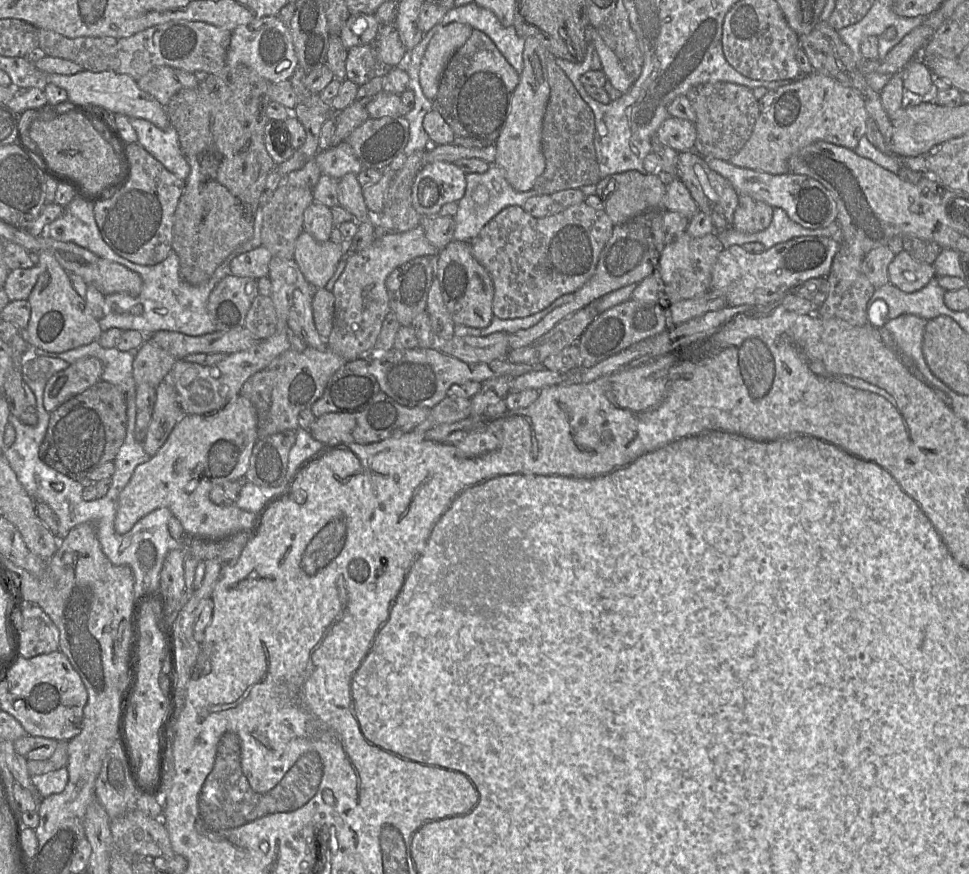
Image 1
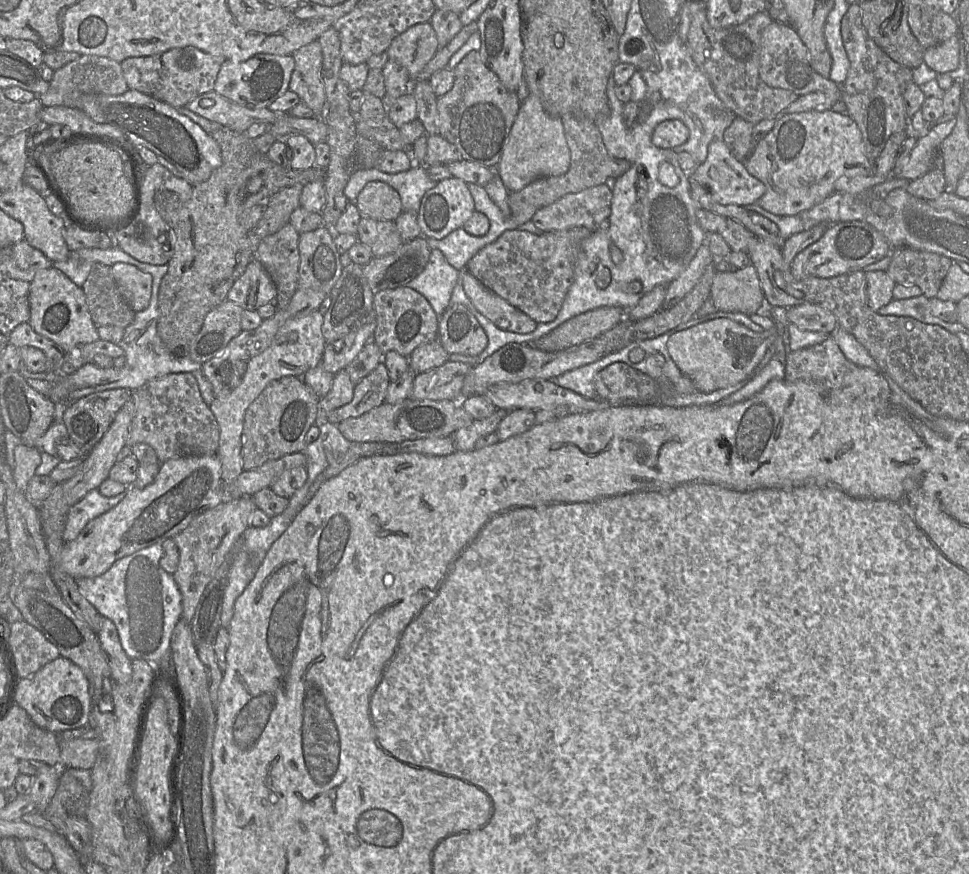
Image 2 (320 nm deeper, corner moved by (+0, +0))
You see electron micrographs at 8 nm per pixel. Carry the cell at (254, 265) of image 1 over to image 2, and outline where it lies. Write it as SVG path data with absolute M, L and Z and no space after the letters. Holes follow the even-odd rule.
M254 258L230 288L227 299L244 310L257 310L269 302L274 302L277 295L278 289L272 278L261 262Z

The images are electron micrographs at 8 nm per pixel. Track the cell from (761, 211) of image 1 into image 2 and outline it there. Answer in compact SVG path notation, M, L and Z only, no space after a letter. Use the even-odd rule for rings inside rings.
M833 110L786 114L776 120L771 131L759 141L744 161L747 171L766 186L765 194L756 203L778 216L793 216L809 210L835 192L834 184L842 176L872 174L872 162L867 158L861 132L847 113Z

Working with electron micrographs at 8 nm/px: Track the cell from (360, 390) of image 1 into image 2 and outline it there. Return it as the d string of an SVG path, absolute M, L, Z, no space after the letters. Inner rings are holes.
M384 362L355 384L352 400L332 410L327 420L338 424L351 417L358 417L385 402L386 393L391 380Z

